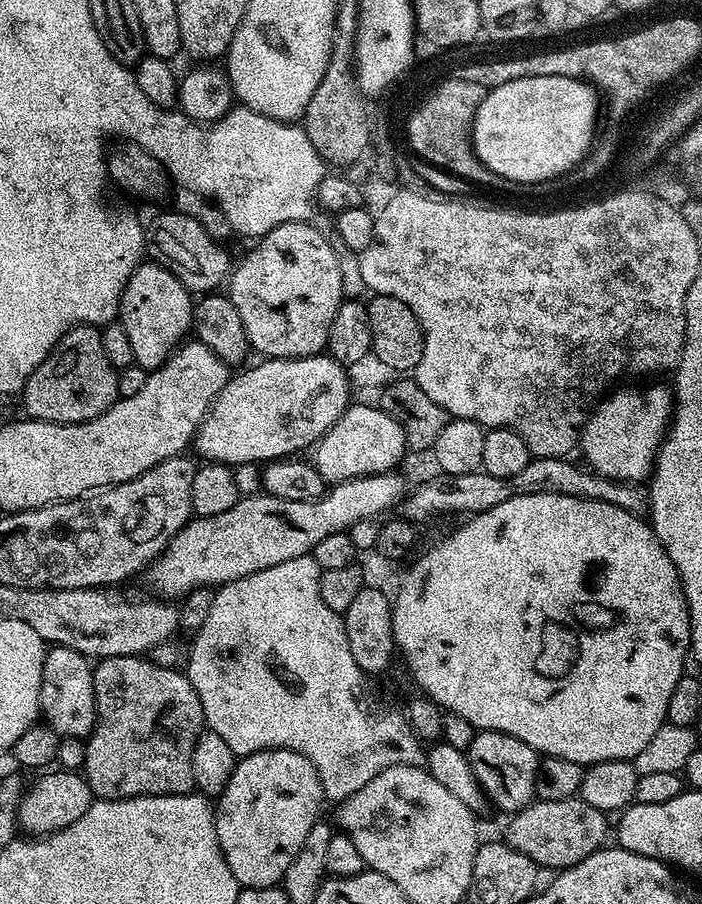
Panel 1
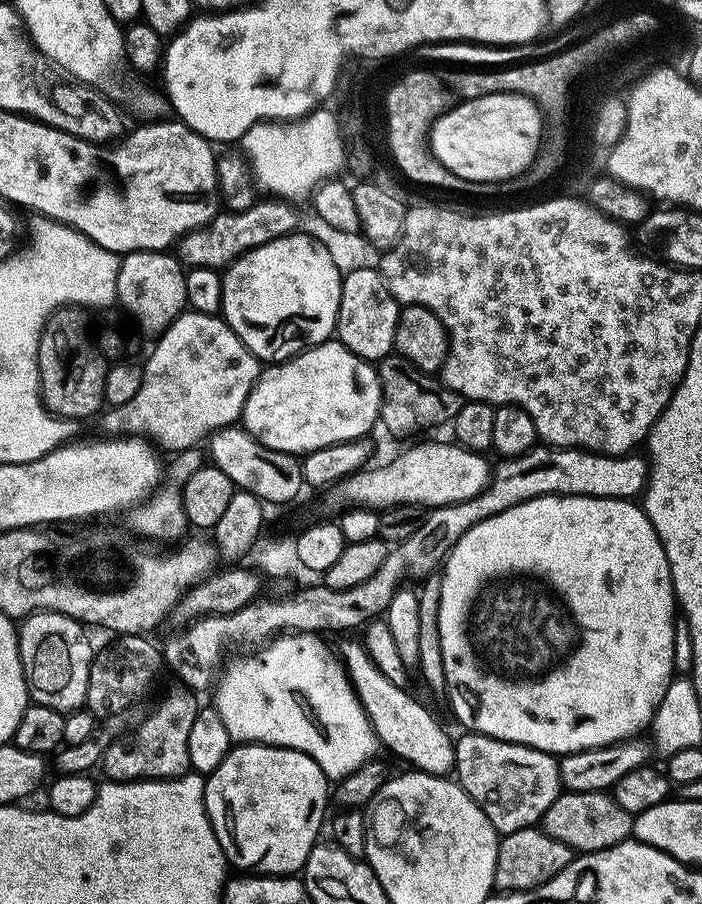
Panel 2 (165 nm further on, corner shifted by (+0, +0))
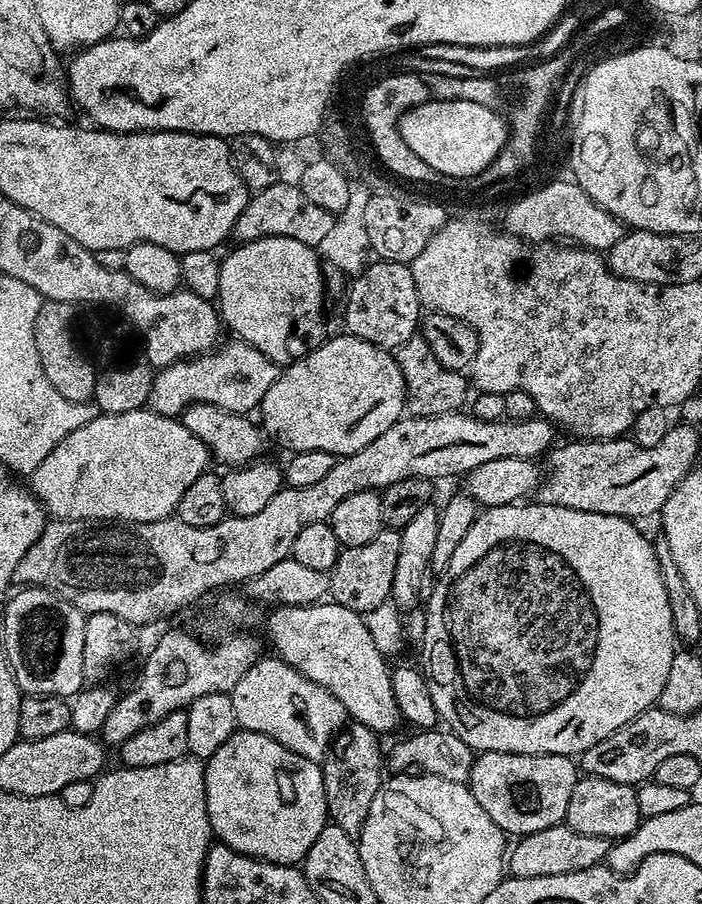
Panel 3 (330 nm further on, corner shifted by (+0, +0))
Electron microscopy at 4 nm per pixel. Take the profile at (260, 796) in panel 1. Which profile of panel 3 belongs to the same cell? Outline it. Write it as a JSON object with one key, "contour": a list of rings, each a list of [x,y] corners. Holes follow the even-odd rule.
{"contour":[[[238,730],[204,764],[206,782],[206,810],[210,818],[212,835],[219,843],[233,848],[268,864],[296,866],[314,846],[314,838],[322,834],[324,825],[329,823],[326,794],[324,793],[324,769],[294,750],[286,750],[274,738],[257,732]]]}

